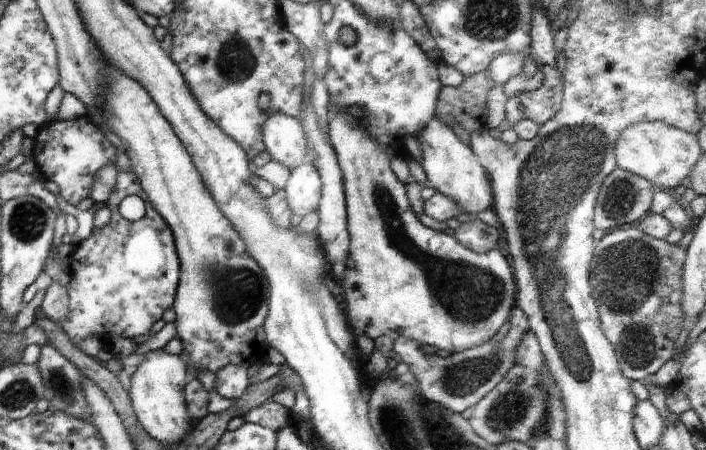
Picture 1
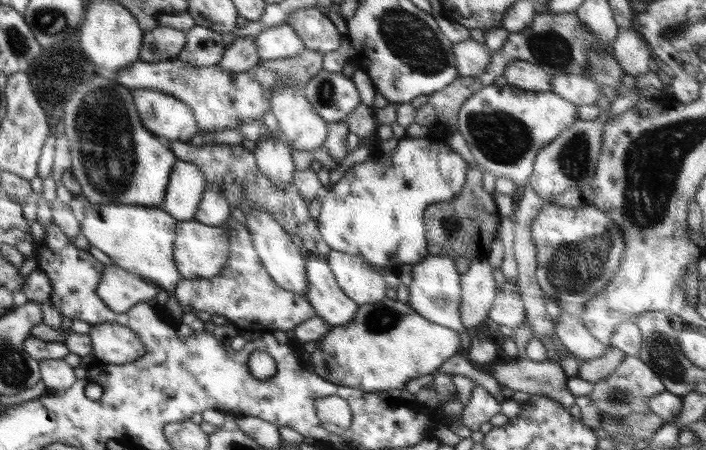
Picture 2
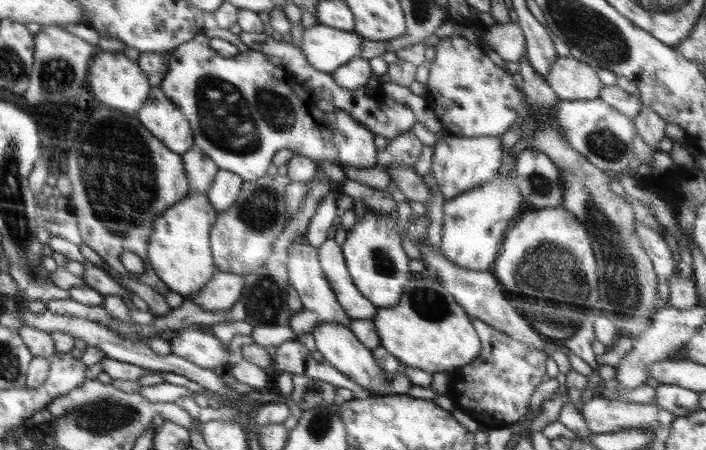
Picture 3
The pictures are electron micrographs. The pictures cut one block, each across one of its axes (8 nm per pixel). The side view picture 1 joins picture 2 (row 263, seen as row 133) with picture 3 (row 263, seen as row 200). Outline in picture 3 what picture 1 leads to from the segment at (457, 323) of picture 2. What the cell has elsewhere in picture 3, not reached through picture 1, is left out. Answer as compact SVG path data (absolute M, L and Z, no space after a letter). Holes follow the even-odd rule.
M499 172L488 182L467 190L450 200L443 202L444 218L442 219L442 243L439 250L450 262L462 268L474 270L491 270L492 264L500 252L503 239L508 230L508 222L516 217L520 204L524 201L518 186L517 177L511 179L509 175L503 176Z

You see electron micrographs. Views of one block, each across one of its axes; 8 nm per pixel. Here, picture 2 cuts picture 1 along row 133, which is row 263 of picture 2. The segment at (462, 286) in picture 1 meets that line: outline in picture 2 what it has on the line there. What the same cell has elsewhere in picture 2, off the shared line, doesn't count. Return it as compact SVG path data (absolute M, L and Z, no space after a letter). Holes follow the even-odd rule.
M331 250L327 260L340 290L356 304L374 304L386 298L382 272L360 256Z

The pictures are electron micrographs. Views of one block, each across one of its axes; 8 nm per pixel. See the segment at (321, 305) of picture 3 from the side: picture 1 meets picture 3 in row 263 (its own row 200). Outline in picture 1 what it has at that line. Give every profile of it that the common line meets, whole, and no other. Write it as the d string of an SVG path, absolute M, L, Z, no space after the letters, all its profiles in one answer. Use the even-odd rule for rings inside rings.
M306 163L289 171L283 190L293 214L304 216L316 212L321 199L321 178L316 169Z

